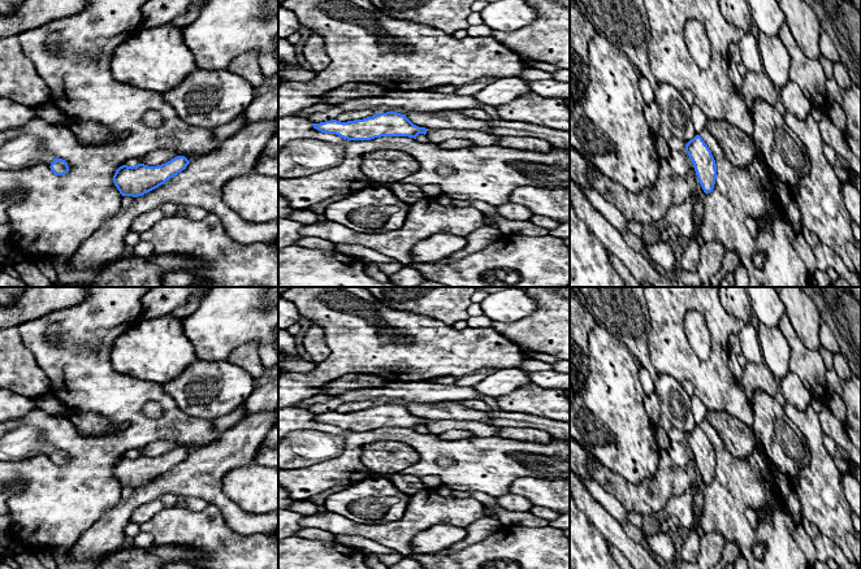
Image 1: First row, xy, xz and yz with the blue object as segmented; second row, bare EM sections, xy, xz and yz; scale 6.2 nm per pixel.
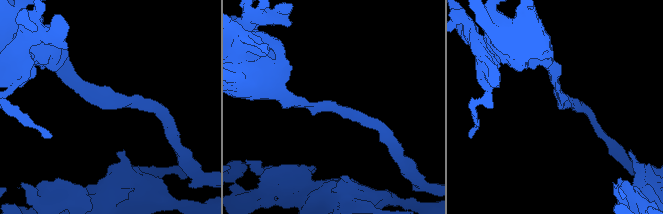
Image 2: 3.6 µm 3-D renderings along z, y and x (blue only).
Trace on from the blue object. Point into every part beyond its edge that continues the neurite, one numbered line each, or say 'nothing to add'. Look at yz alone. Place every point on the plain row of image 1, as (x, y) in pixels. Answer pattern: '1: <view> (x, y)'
nothing to add

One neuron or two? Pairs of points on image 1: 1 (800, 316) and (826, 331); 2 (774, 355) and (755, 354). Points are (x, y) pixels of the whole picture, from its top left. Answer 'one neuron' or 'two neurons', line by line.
1: two neurons
2: two neurons

